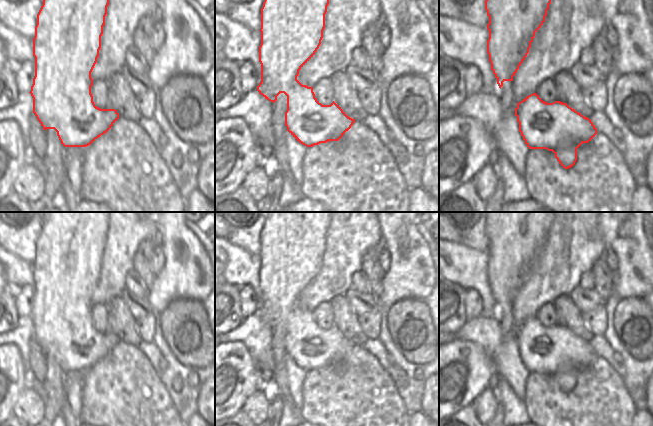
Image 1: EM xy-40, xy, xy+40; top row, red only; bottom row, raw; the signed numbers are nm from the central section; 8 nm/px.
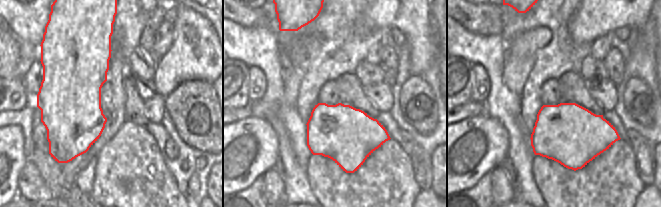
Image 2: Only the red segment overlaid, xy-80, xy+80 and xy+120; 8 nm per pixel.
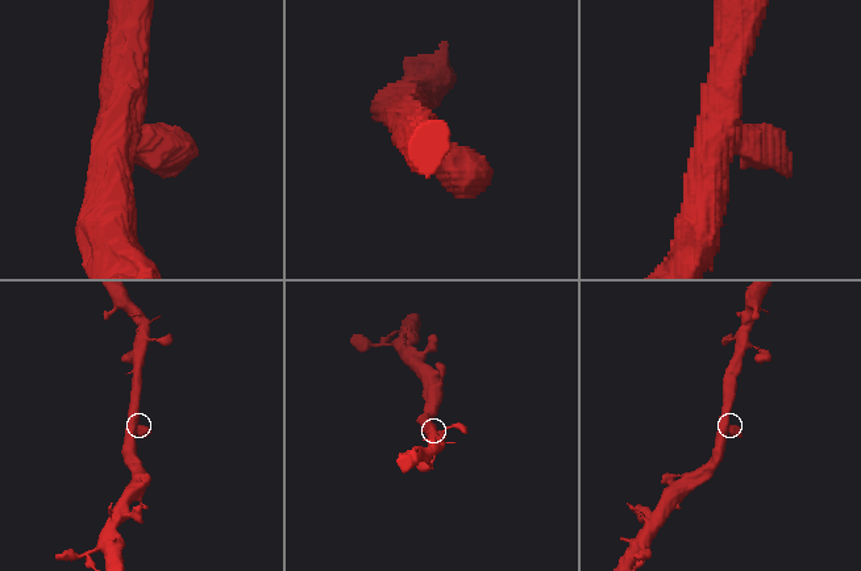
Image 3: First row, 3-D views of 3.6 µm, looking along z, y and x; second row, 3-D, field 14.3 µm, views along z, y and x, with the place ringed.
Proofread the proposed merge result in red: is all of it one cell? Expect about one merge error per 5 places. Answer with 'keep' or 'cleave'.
keep

